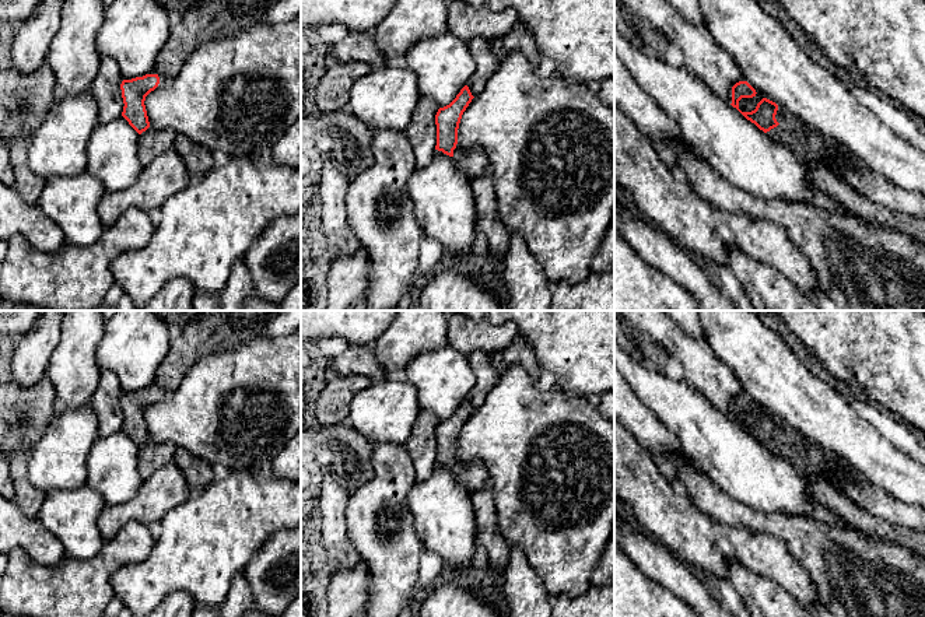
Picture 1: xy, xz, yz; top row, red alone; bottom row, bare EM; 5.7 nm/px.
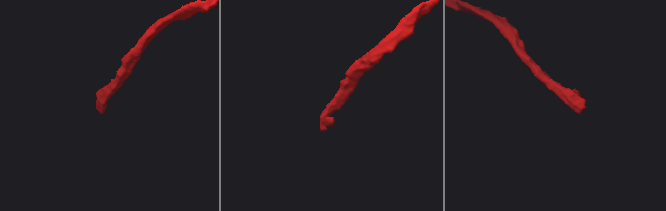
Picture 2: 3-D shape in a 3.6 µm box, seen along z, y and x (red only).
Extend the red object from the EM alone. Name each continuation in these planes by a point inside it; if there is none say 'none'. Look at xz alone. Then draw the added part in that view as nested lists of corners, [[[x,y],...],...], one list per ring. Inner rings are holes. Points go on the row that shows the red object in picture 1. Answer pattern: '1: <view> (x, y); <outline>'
1: xz (472, 162); [[[474,147],[465,153],[455,148],[453,161],[470,182],[487,169],[487,158],[481,147]]]

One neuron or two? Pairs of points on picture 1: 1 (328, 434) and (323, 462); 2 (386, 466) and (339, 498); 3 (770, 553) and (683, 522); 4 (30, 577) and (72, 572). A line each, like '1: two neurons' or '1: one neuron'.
1: one neuron
2: two neurons
3: one neuron
4: one neuron

